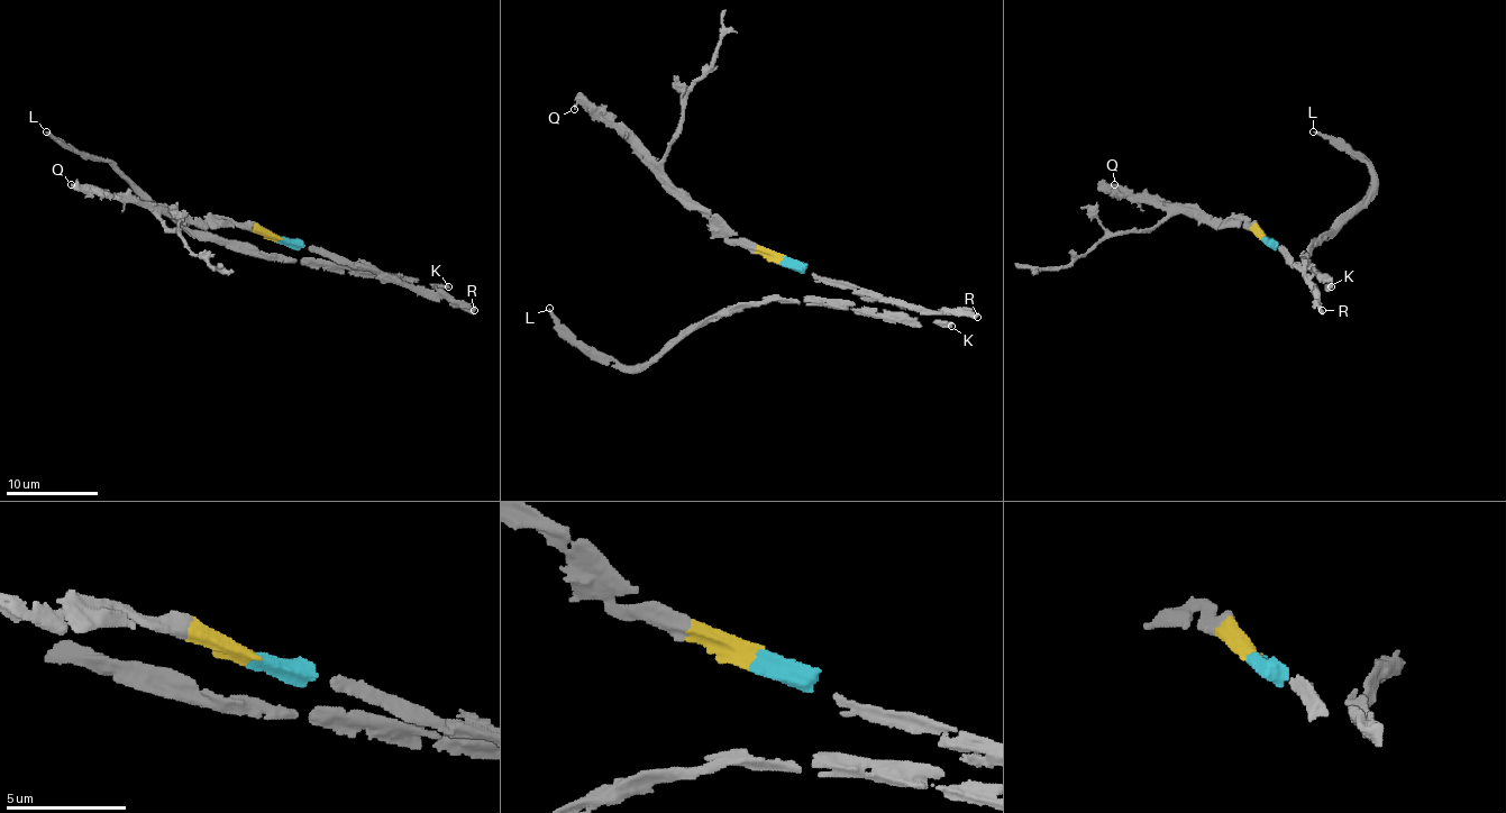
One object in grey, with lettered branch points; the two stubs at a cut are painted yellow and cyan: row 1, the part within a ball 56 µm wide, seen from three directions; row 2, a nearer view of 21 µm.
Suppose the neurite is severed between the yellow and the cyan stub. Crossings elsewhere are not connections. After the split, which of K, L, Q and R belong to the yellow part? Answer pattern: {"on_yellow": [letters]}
{"on_yellow": ["Q"]}

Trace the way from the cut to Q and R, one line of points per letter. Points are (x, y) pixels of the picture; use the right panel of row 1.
Q: (1265, 239), (1248, 224), (1212, 224), (1177, 212), (1149, 195), (1133, 195), (1107, 186), (1114, 184)
R: (1265, 239), (1271, 239), (1317, 288), (1317, 307), (1322, 311)

